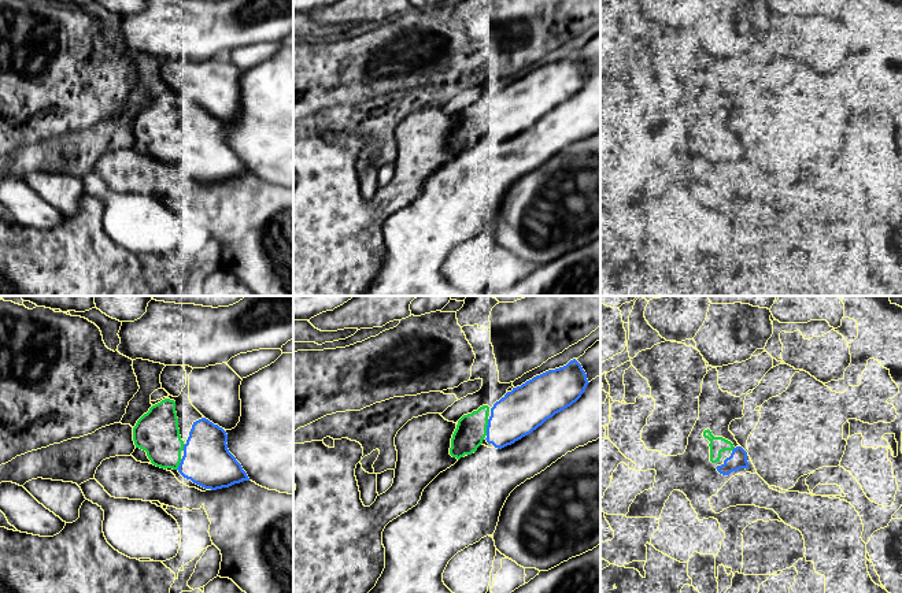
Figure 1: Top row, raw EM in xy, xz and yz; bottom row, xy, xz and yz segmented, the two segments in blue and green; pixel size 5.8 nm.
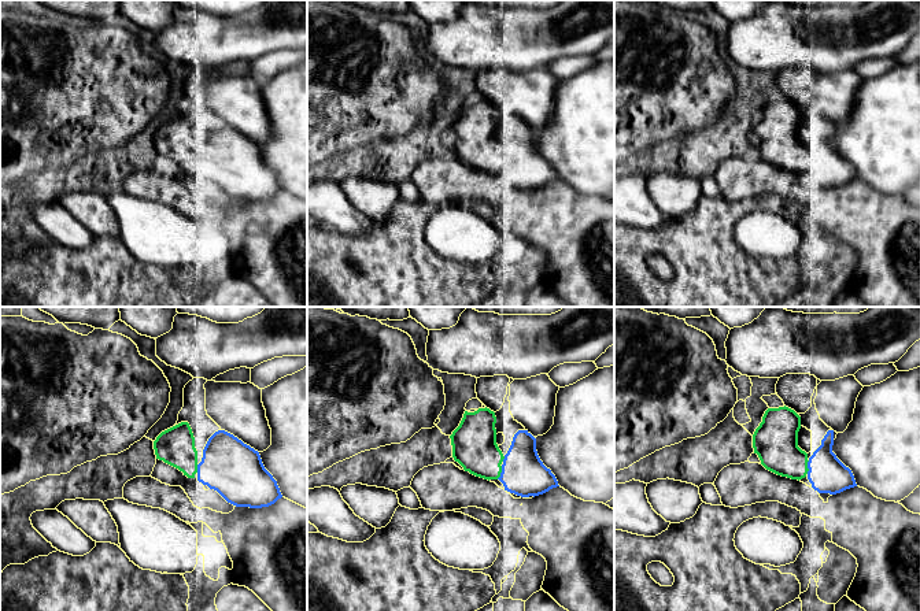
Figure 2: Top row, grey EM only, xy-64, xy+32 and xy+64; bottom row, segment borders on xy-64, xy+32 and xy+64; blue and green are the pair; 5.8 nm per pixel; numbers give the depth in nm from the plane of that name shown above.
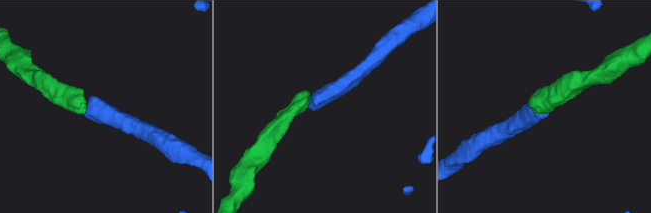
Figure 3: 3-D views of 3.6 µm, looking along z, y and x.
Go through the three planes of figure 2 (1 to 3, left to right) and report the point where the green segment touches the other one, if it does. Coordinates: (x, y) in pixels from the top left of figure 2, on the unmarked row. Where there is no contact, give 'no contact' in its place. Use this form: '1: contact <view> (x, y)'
1: contact xy-64 (198, 162)
2: contact xy+32 (501, 166)
3: contact xy+64 (808, 160)

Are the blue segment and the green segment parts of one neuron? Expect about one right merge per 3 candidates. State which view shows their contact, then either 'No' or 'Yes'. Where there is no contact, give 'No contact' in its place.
Touches blue in xz. Yes

